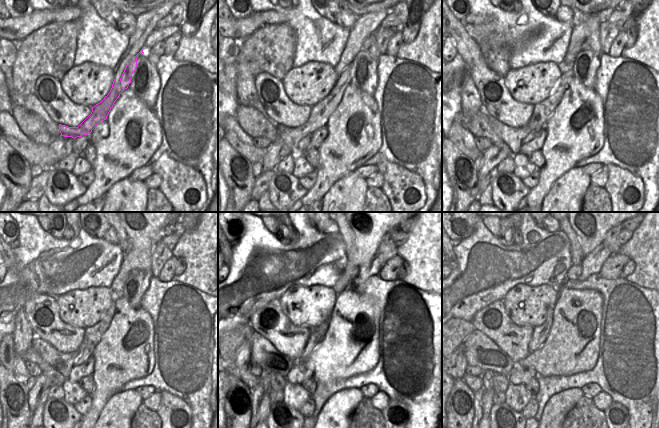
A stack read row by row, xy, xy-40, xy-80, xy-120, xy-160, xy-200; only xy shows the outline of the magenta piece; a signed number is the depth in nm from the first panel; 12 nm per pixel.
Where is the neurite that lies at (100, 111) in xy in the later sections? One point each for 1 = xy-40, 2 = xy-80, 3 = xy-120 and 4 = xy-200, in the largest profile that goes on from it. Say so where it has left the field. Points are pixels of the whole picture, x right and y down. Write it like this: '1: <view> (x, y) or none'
1: xy-40 (320, 112)
2: xy-80 (542, 112)
3: xy-120 (62, 362)
4: xy-200 (480, 351)

